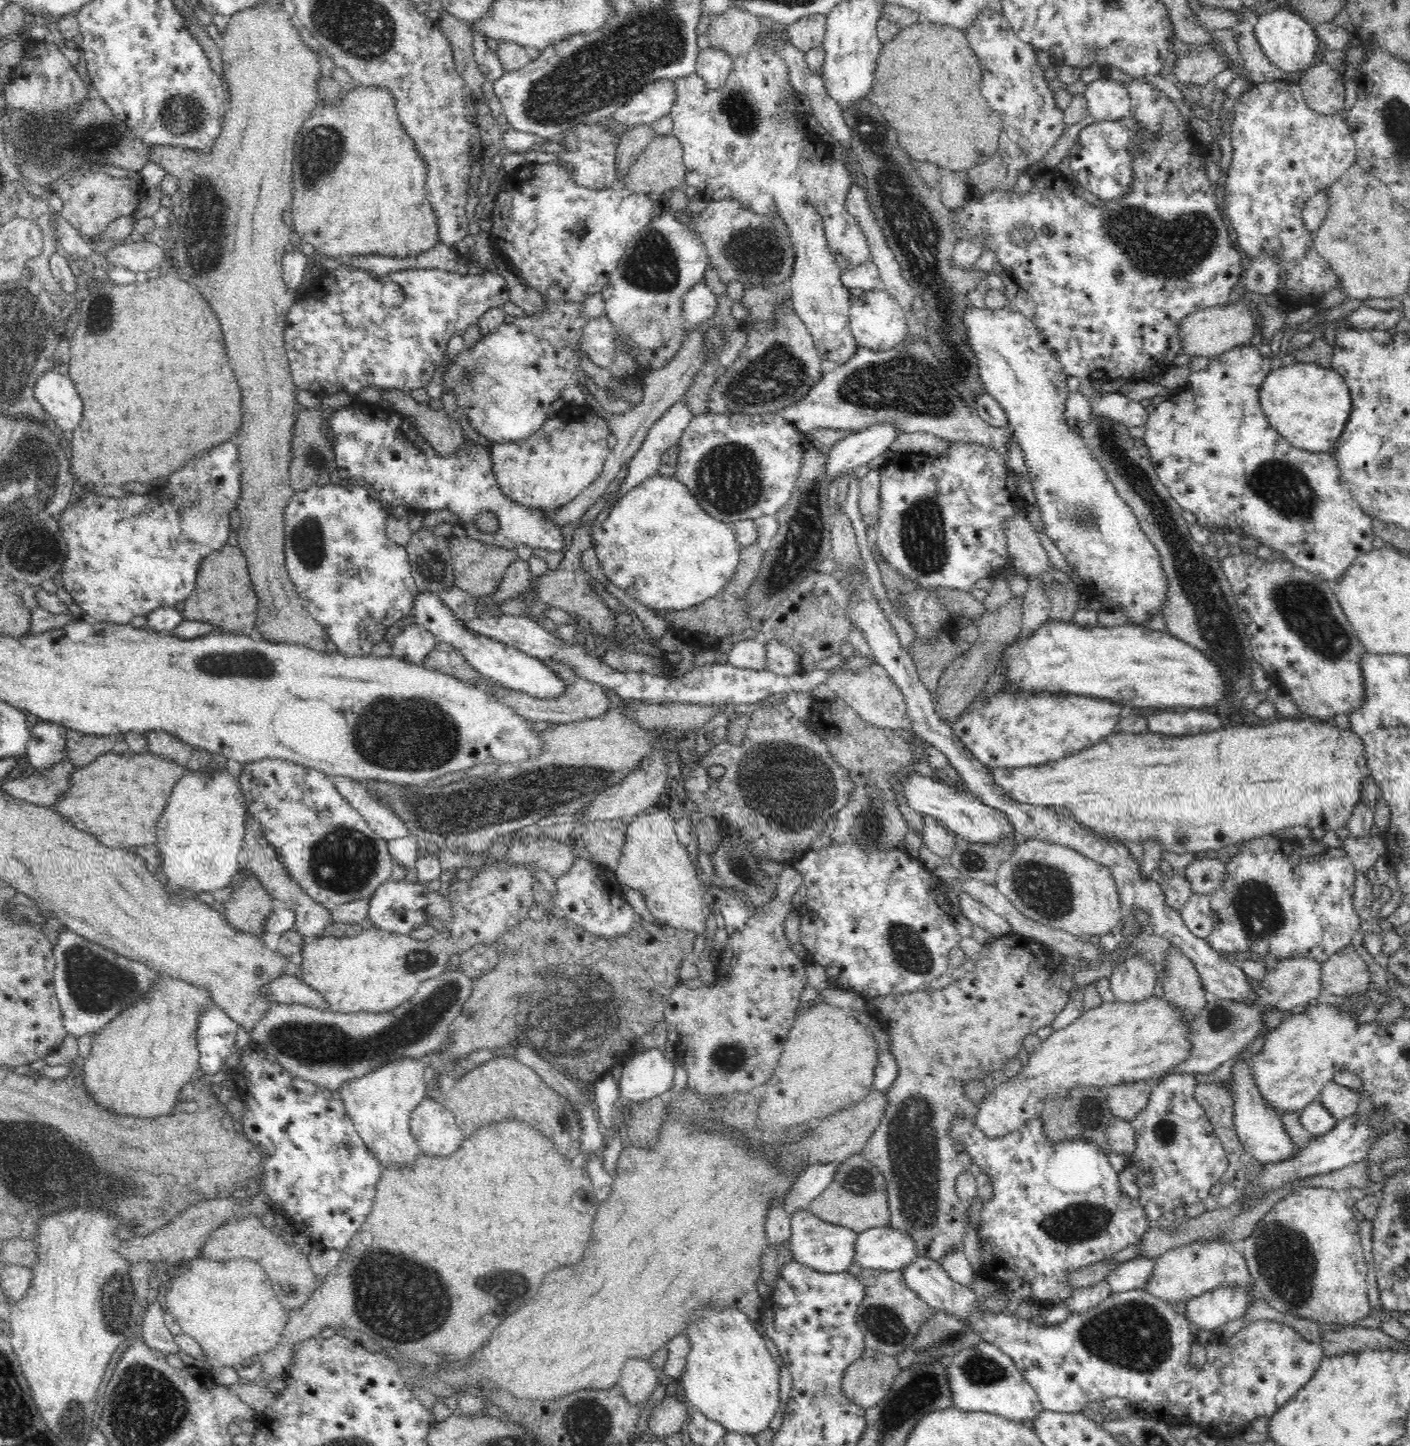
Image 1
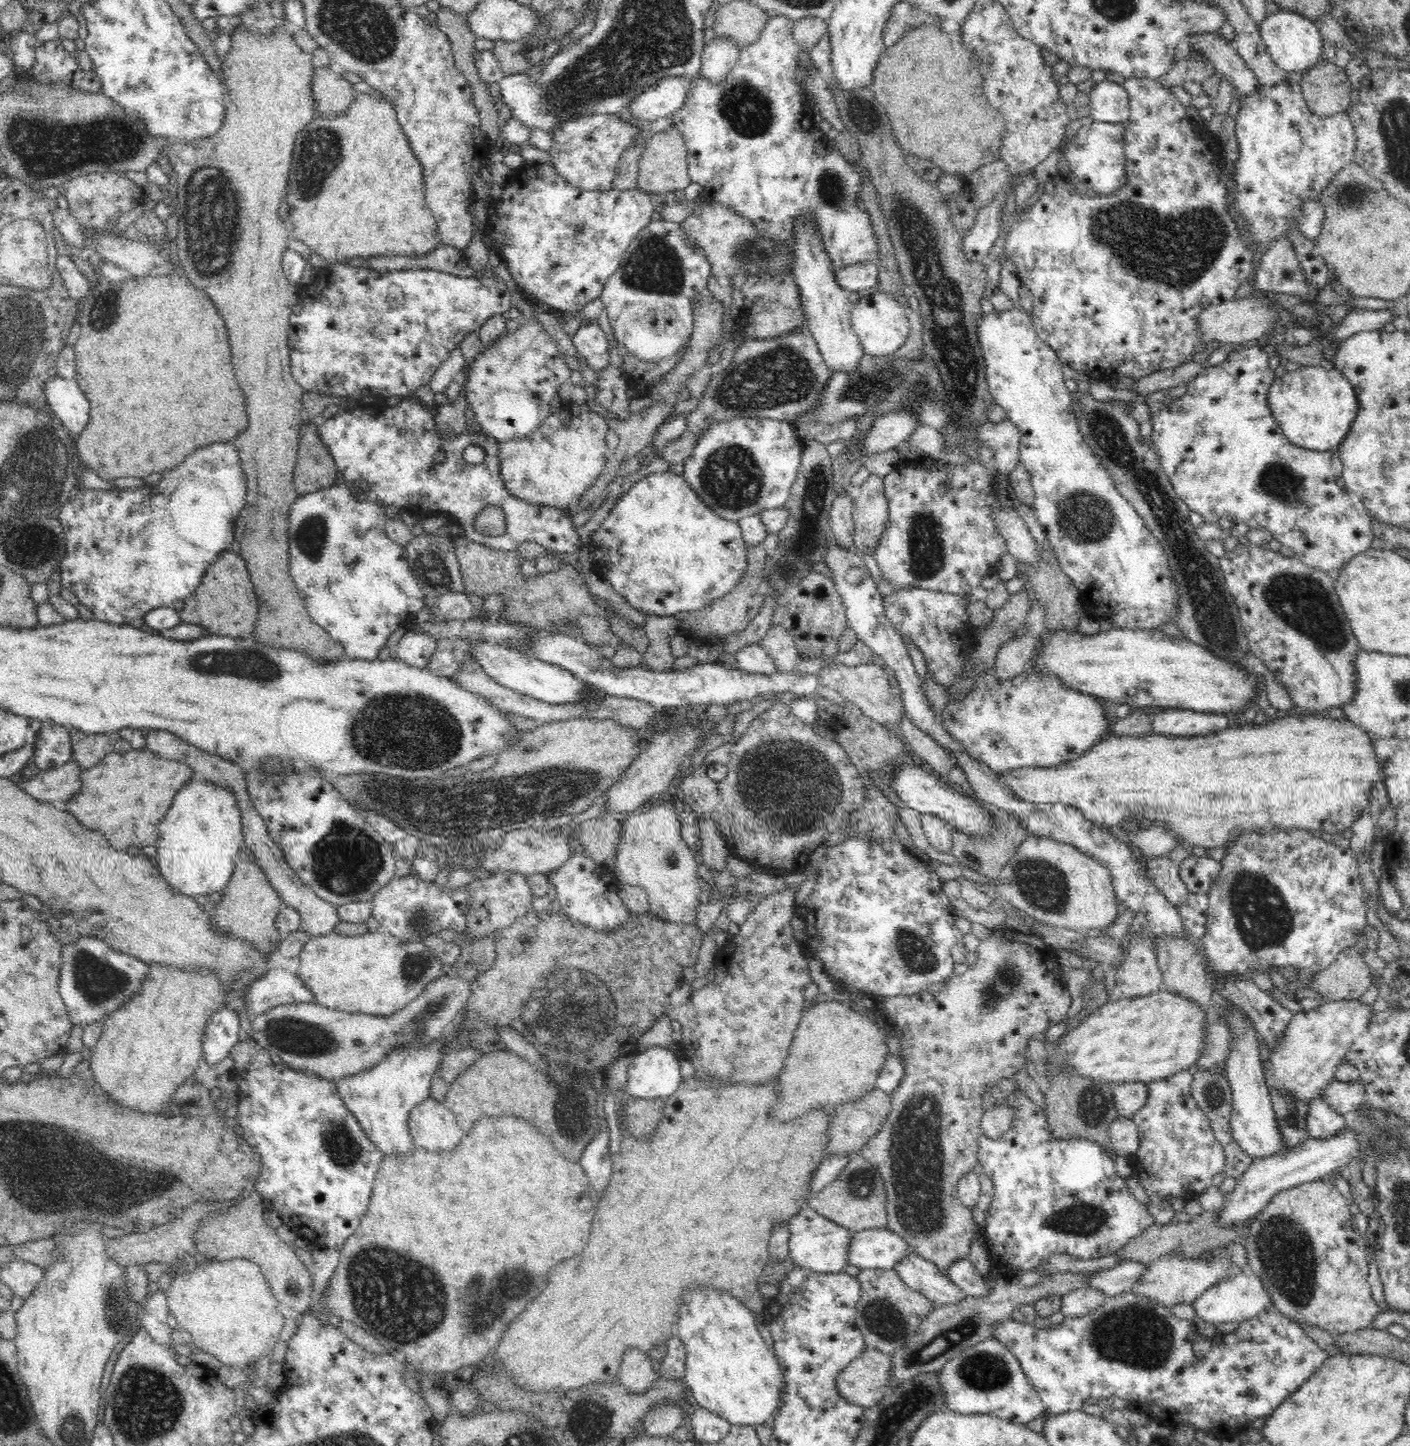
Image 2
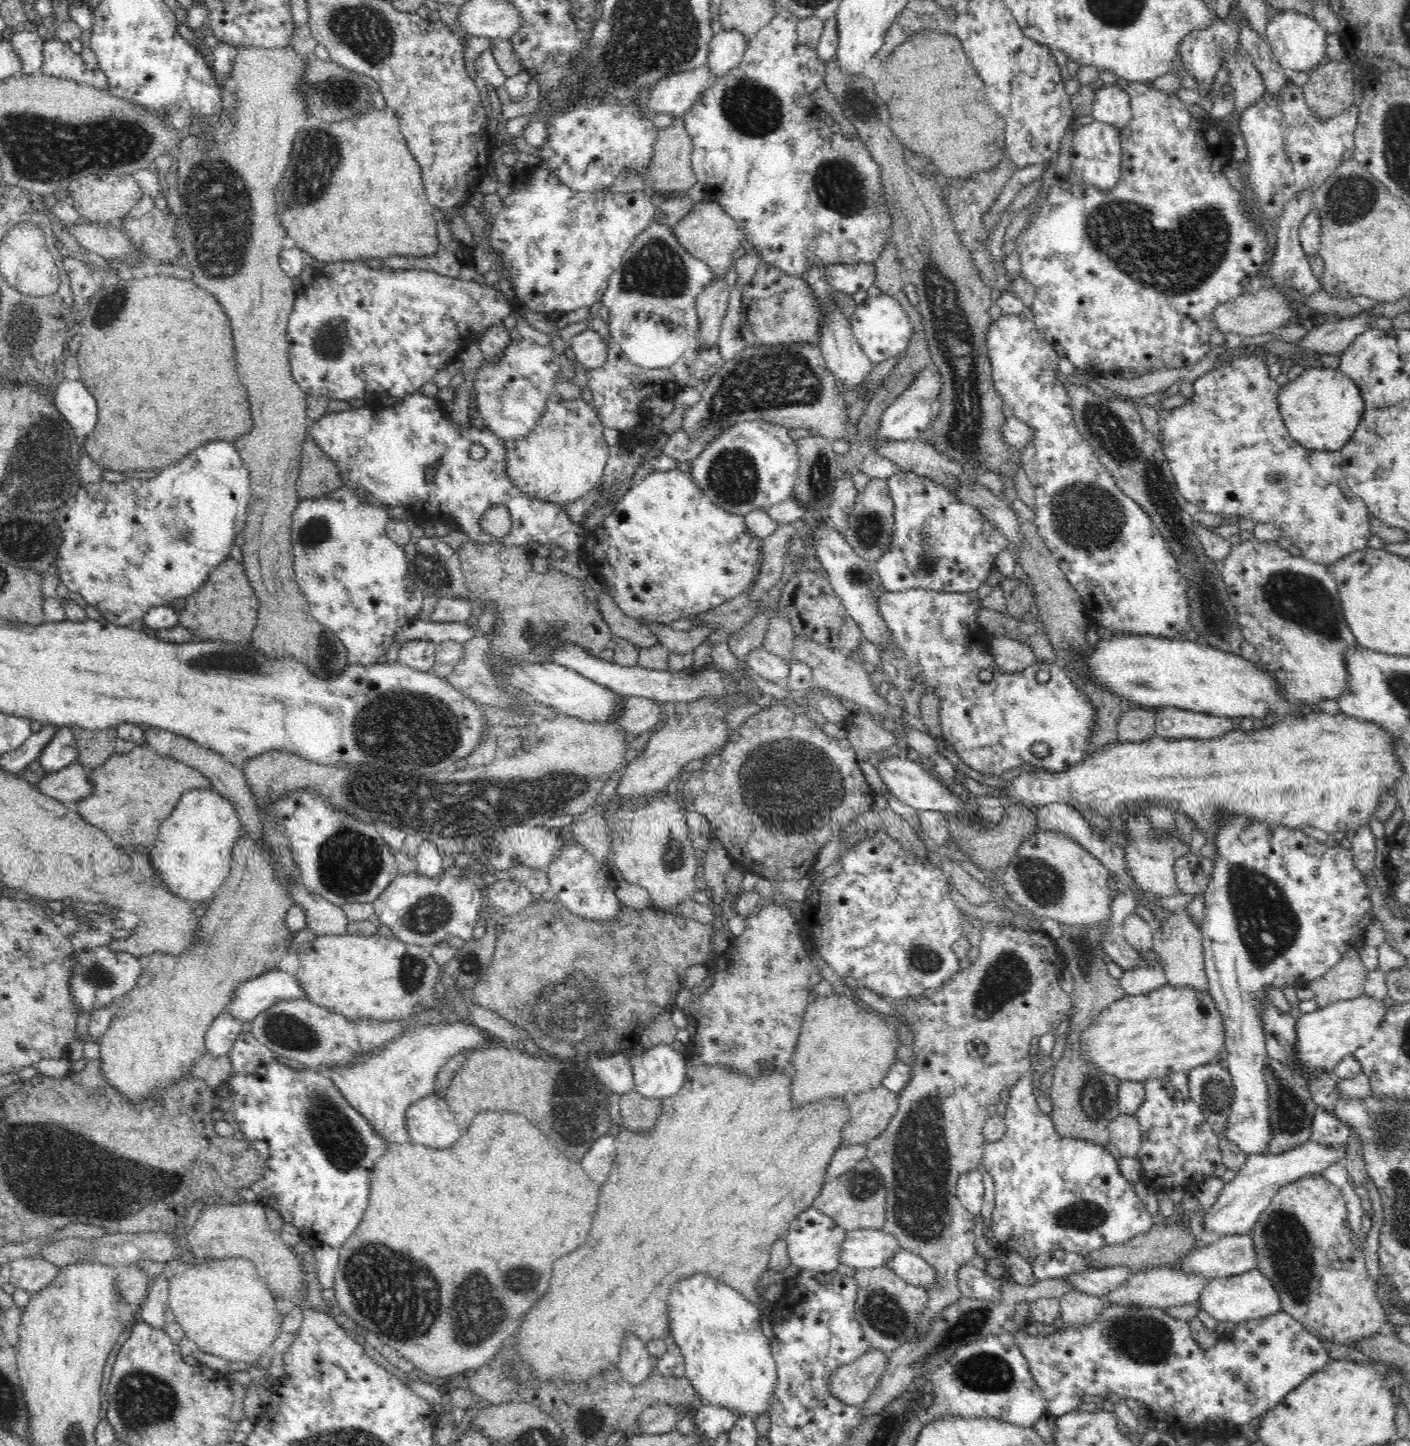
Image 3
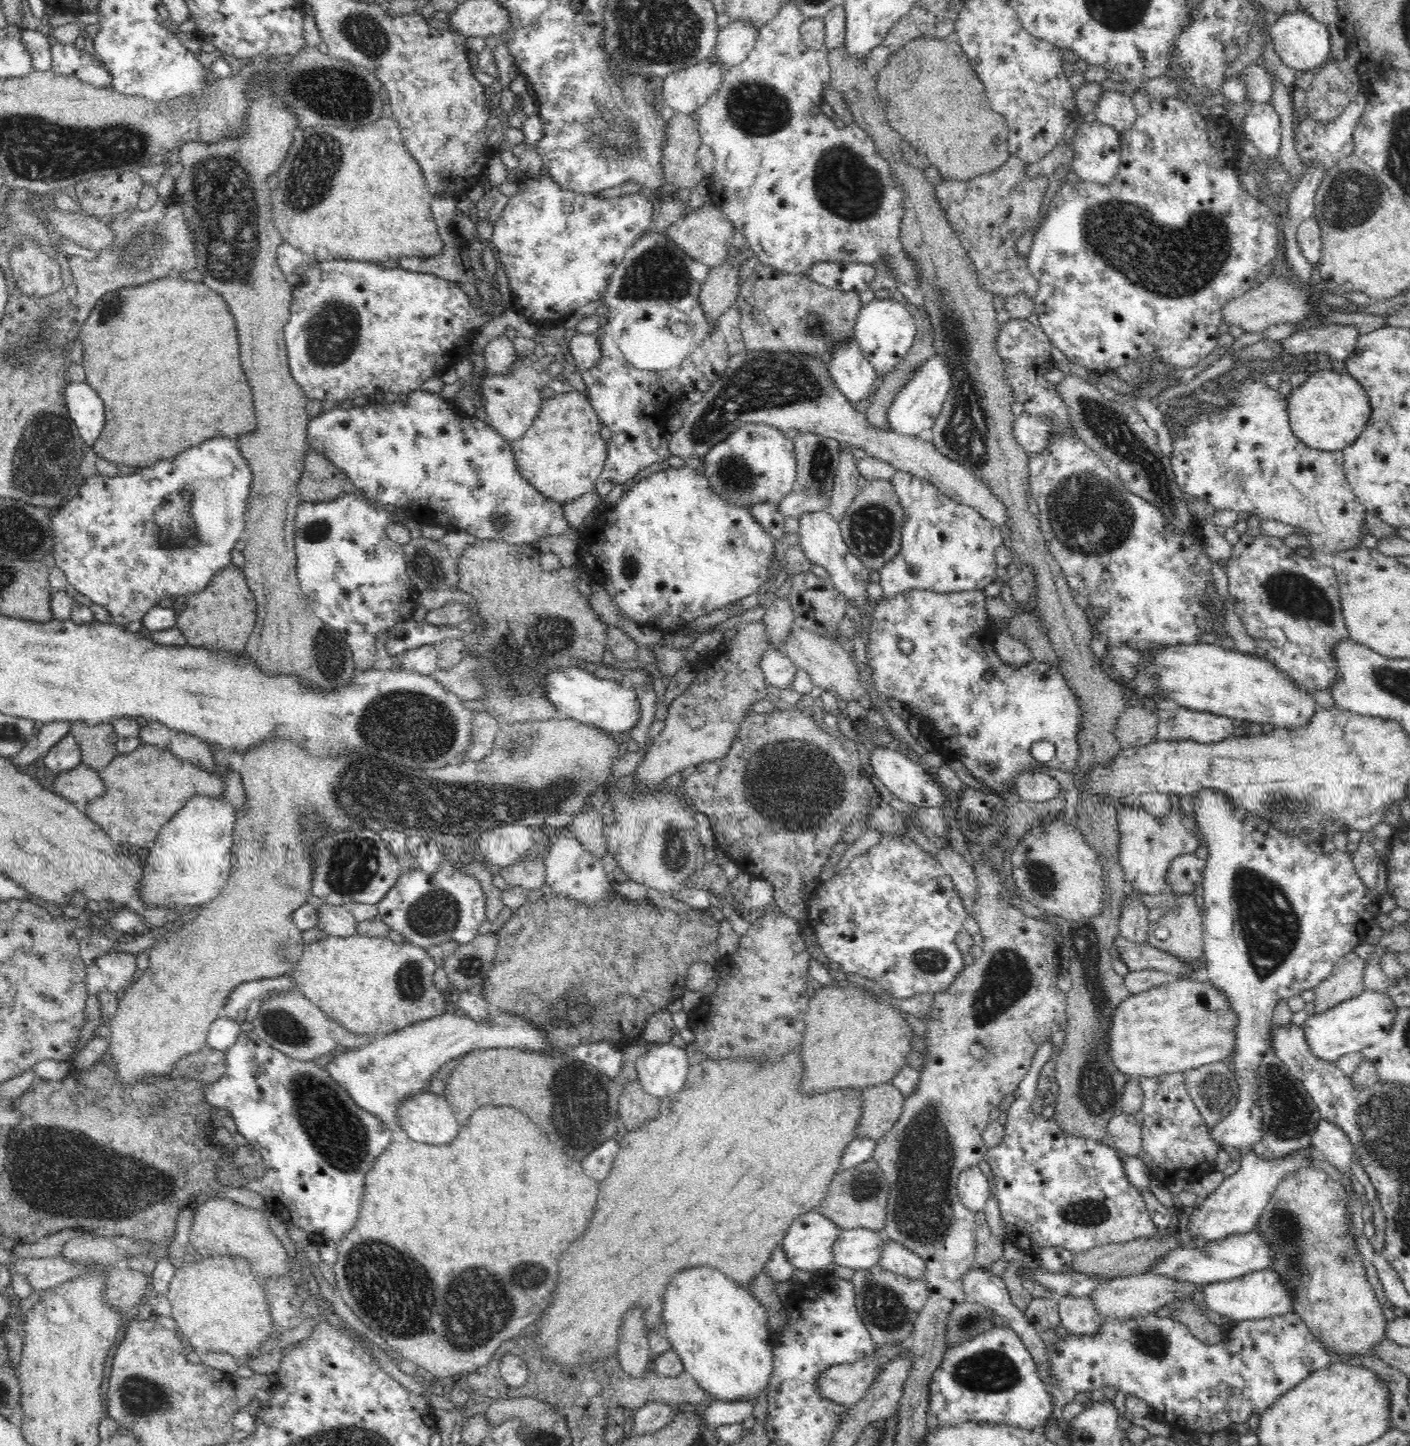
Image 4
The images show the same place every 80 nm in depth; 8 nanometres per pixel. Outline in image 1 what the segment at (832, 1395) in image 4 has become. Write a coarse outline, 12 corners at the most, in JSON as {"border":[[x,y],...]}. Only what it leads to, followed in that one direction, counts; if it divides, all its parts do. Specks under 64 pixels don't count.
{"border":[[865,1347],[846,1368],[842,1391],[873,1408],[899,1372],[895,1356]]}

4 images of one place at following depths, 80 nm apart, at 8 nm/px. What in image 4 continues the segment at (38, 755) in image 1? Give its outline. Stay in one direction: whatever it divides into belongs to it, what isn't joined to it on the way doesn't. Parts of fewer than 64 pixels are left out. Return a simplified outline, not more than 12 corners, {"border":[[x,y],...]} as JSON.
{"border":[[72,733],[53,744],[43,760],[55,775],[82,763]]}

